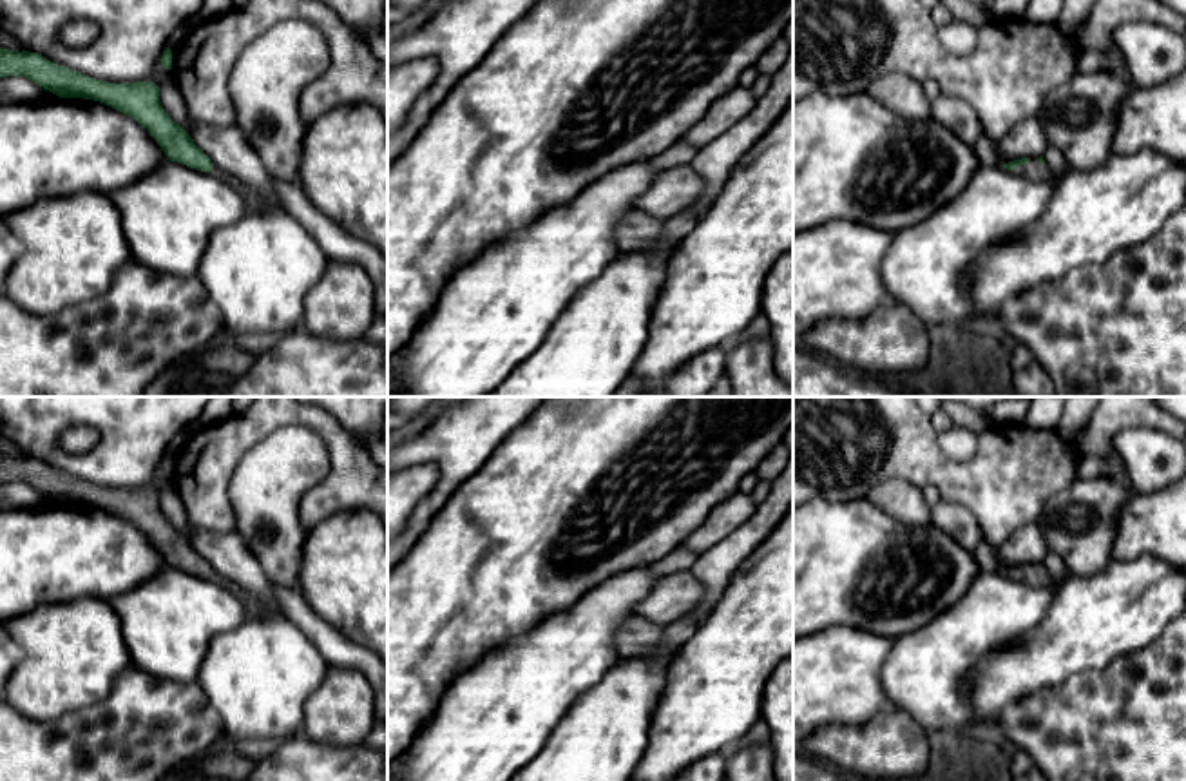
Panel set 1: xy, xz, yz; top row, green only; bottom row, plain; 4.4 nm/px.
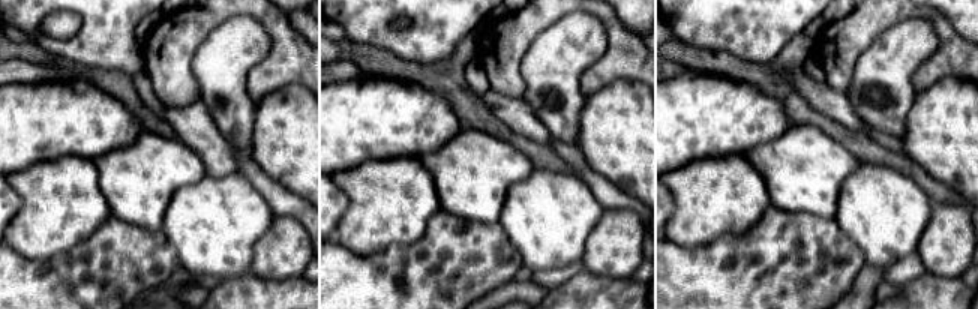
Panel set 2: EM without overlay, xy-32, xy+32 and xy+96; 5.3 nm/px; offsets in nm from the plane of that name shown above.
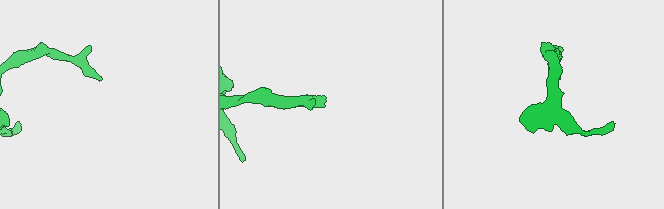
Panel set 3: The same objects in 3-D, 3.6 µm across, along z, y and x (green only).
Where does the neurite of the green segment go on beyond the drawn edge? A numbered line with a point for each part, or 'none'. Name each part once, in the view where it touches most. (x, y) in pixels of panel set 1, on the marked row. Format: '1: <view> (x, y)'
1: yz (1036, 171)

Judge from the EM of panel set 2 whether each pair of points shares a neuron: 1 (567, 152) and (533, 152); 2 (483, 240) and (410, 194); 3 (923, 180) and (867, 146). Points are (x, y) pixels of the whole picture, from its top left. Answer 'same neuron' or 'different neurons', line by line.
1: different neurons
2: different neurons
3: same neuron

